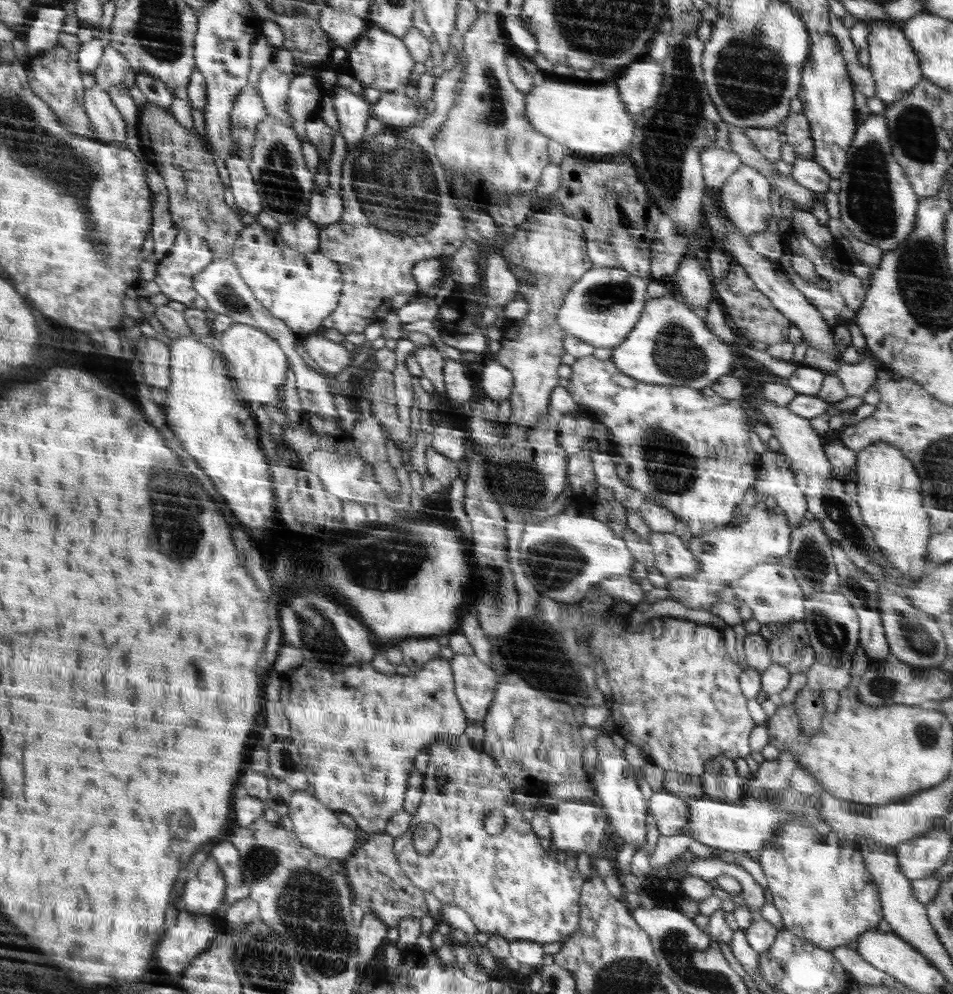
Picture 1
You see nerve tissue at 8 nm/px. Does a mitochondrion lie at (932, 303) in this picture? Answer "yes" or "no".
yes

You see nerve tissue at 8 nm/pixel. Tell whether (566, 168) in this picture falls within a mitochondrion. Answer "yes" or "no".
no

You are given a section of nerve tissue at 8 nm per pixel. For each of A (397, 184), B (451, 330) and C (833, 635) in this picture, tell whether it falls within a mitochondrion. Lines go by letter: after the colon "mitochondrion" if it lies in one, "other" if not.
A: mitochondrion
B: other
C: mitochondrion

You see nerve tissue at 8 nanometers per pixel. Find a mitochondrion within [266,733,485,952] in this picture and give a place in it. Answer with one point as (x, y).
(286, 762)

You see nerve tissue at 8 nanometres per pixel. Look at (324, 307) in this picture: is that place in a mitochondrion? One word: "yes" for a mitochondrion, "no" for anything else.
no

